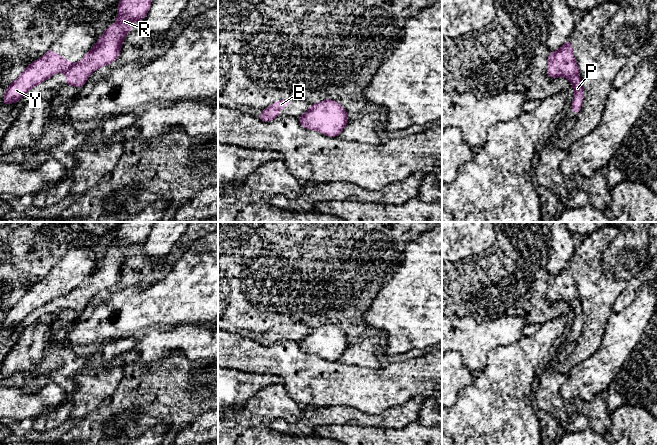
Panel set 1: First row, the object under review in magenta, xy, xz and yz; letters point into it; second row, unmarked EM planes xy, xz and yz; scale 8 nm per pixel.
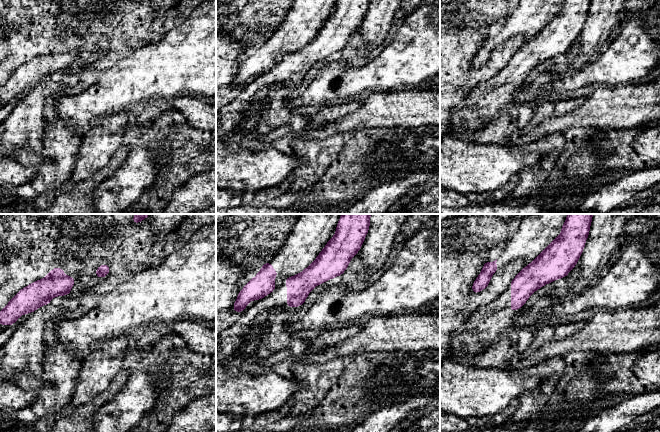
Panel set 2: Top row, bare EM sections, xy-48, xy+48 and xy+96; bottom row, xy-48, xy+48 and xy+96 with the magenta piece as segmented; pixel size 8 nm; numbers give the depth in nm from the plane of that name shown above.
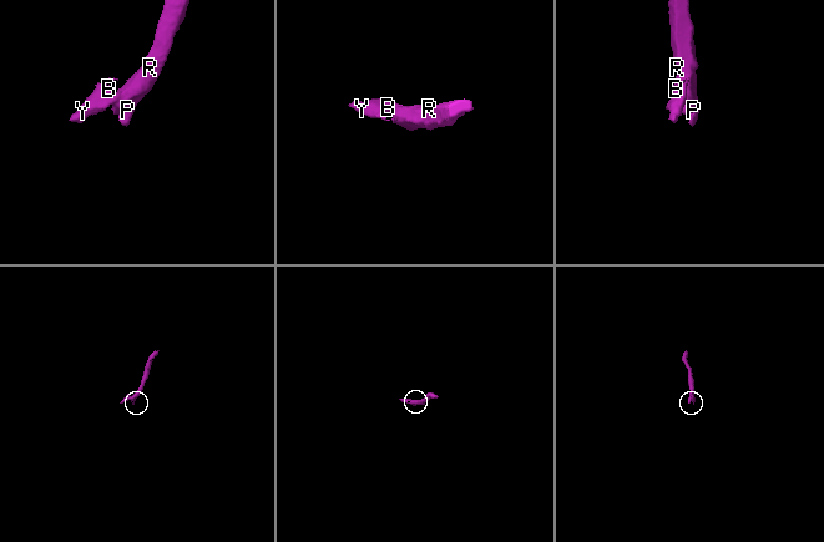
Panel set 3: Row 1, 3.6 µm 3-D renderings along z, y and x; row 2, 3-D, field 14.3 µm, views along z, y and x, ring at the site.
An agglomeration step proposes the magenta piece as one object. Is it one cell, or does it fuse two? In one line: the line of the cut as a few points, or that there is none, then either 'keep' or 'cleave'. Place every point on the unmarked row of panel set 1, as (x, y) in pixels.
xy (76, 287), (64, 295) | cleave

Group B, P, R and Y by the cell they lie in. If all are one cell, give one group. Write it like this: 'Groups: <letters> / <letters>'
Groups: B Y / P R

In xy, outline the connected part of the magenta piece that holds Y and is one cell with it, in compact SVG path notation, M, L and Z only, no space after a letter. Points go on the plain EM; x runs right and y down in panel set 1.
M49 272L41 282L29 288L19 301L9 308L3 321L3 329L18 327L30 313L59 296L65 296L73 289L75 288Z

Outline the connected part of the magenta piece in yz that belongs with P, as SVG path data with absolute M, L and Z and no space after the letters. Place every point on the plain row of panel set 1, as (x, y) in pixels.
M571 263L567 264L556 275L549 277L546 296L550 303L565 301L570 305L574 313L571 335L574 338L578 338L581 334L584 314L582 311L578 288L573 279Z

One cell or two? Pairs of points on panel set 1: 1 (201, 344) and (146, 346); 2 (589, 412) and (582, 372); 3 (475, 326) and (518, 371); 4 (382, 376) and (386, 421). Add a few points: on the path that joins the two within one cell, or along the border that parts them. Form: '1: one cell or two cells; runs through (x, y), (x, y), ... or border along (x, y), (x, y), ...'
1: one cell; runs through (187, 344), (160, 344)
2: two cells; border along (599, 393), (590, 400), (564, 399)
3: two cells; border along (518, 341), (494, 347), (488, 355), (484, 368)
4: two cells; border along (407, 401), (376, 414), (365, 414), (362, 412)

